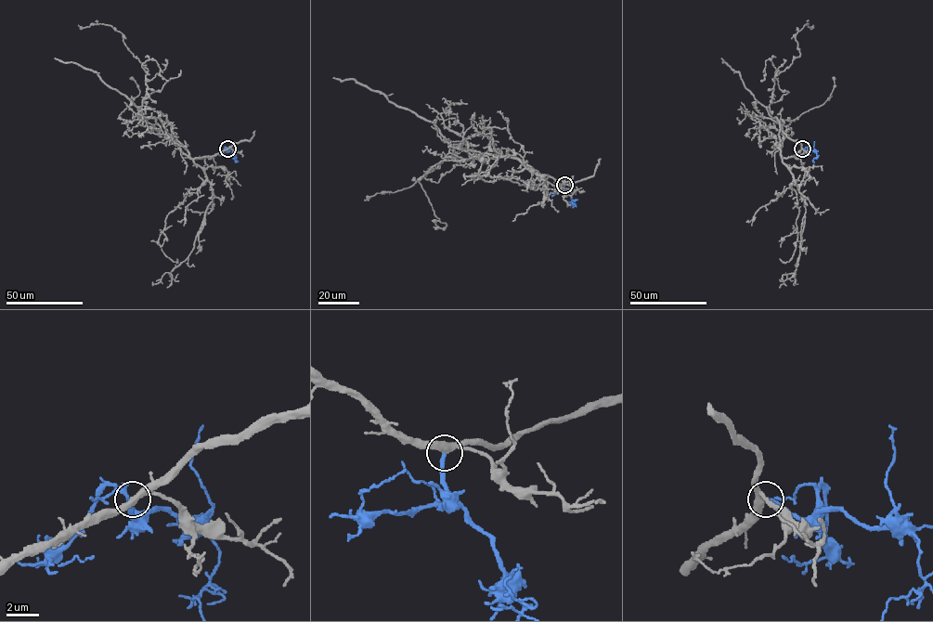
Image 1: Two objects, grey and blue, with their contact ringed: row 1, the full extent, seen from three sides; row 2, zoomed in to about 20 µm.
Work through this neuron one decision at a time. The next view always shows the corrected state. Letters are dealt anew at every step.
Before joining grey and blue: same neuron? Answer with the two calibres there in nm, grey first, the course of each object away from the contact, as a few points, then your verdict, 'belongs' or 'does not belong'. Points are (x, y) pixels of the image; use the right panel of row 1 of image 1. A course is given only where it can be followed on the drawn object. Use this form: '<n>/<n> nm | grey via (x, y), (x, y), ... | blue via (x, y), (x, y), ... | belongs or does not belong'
400/240 nm | grey via (802, 149), (781, 157), (779, 122), (766, 108), (773, 79), (799, 56), (795, 35), (812, 25) | blue via (802, 149), (816, 152), (817, 157), (814, 161), (812, 160) | belongs

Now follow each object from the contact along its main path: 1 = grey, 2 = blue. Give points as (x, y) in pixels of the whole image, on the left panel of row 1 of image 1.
1: (227, 149), (192, 159), (159, 119), (140, 114), (148, 71), (123, 35), (78, 25)
2: (227, 149), (235, 152), (236, 160)

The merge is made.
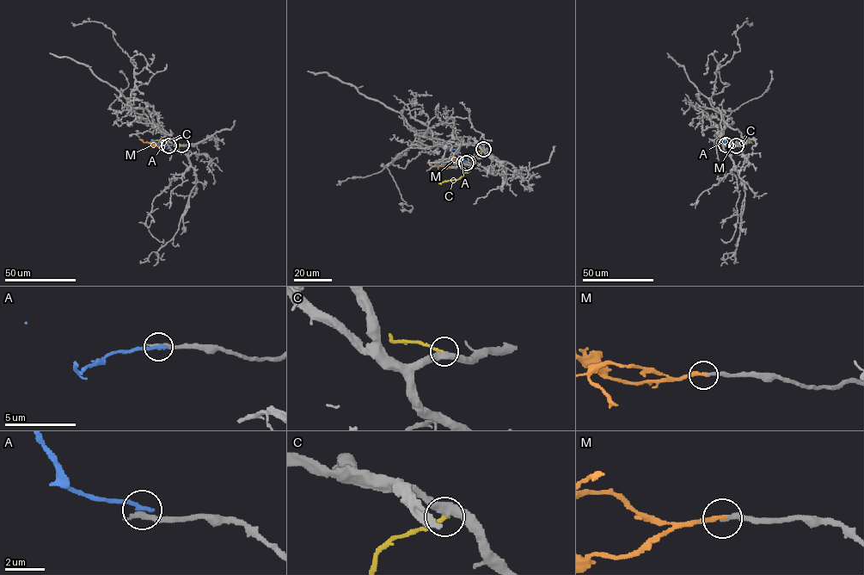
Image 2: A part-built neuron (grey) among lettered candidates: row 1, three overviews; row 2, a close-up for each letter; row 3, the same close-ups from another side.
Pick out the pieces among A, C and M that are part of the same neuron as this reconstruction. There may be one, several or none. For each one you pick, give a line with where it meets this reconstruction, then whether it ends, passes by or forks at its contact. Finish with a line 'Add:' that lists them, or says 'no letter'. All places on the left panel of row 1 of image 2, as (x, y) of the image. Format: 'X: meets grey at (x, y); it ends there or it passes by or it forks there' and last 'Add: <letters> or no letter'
M: meets grey at (168, 145); it ends there
Add: M

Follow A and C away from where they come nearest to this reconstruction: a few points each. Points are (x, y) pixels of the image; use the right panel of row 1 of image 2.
A: (735, 145), (727, 147), (724, 139)
C: (726, 145), (749, 140), (751, 143)

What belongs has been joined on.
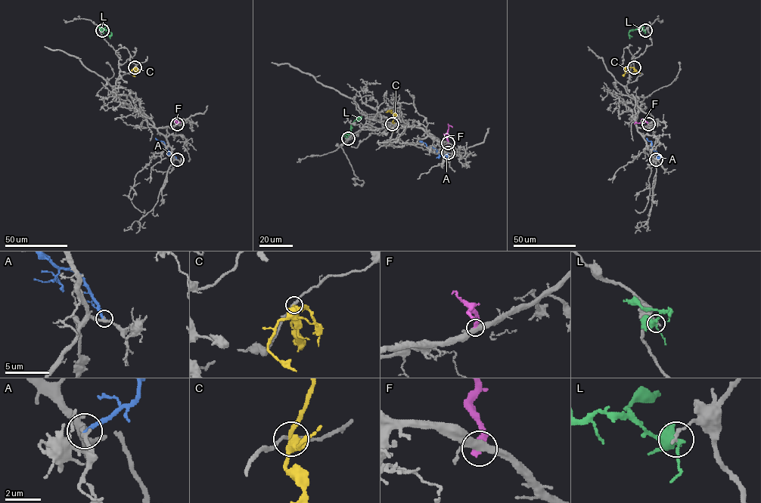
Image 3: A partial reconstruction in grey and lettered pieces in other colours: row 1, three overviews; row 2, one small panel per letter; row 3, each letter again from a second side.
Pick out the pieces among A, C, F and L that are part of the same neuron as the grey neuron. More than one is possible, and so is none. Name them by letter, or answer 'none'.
none

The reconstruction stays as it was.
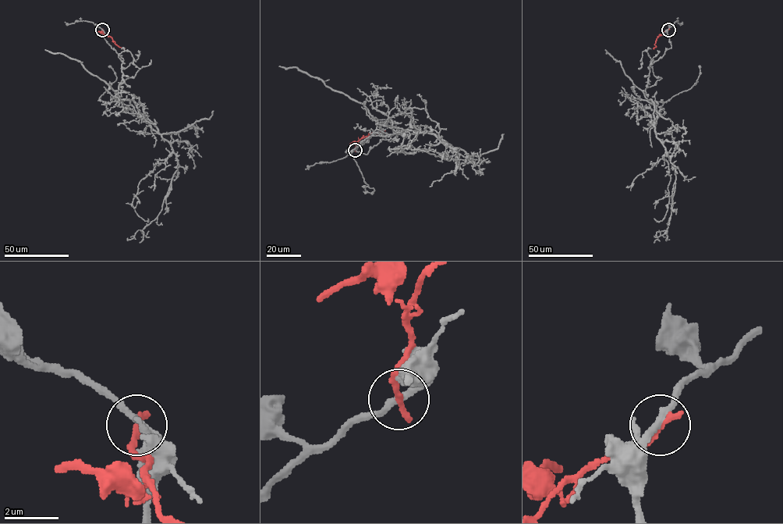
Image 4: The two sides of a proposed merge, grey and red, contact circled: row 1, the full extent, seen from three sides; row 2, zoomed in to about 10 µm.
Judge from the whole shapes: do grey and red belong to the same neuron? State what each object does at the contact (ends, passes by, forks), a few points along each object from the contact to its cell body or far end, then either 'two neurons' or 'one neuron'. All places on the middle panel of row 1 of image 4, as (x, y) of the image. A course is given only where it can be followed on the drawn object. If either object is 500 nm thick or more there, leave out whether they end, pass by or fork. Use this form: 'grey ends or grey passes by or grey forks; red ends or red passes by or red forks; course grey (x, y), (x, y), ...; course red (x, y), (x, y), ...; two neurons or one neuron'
grey passes by; red ends; course grey (355, 150), (366, 154), (384, 136), (373, 116), (434, 133), (458, 158), (408, 148), (405, 131); course red (355, 150), (356, 142), (360, 139), (373, 132), (377, 133), (385, 130); two neurons

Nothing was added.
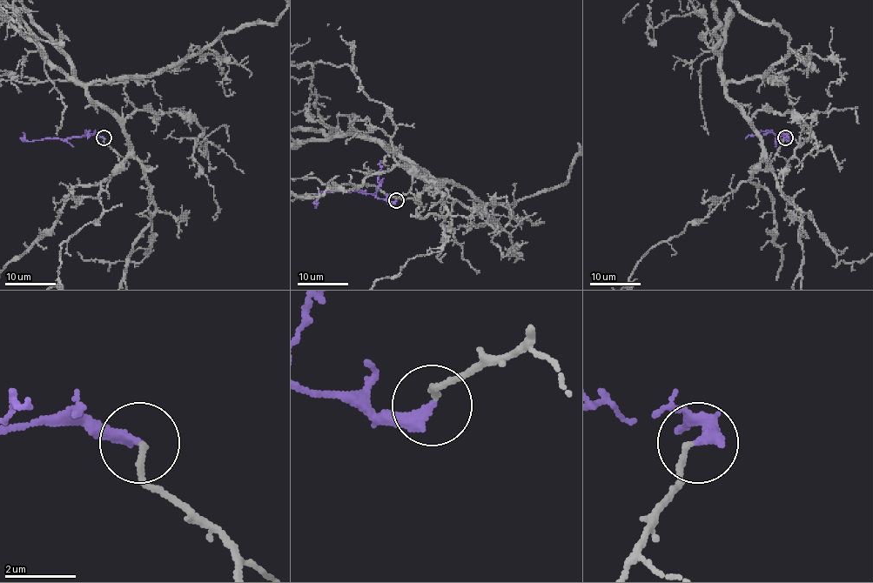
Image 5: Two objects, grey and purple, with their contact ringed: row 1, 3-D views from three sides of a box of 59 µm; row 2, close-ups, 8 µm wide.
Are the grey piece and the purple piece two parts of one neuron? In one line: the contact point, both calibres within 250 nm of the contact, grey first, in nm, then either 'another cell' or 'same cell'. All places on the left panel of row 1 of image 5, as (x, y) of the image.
at (104, 137); 150 nm thick on the grey side, 340 nm on the other; same cell

